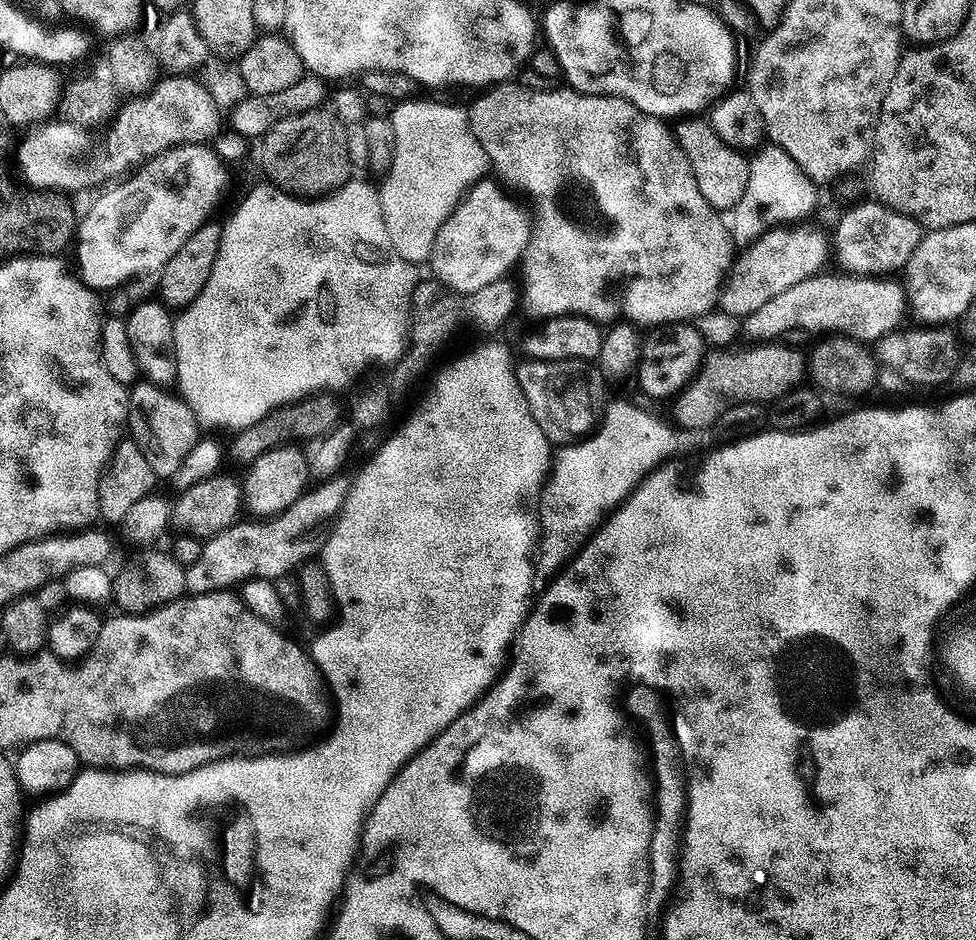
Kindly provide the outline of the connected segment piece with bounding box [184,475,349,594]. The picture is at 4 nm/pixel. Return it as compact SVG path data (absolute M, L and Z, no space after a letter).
M343 475L334 476L330 480L323 481L309 490L305 490L289 508L282 510L277 516L270 516L261 519L259 522L252 522L256 524L235 522L216 536L205 539L198 562L185 567L185 589L192 594L222 592L235 589L246 580L270 580L275 582L282 576L295 573L301 564L311 561L315 557L312 556L315 552L317 555L321 551L326 529L340 515L340 508L344 504L349 486L349 481L344 479Z

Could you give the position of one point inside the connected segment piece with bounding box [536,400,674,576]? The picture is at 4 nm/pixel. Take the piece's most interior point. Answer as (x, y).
(589, 479)

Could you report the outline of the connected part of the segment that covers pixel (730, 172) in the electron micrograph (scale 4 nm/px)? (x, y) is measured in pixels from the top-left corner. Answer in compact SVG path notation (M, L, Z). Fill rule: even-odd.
M684 118L675 125L674 135L680 148L686 154L694 170L694 182L702 190L702 198L717 210L731 210L745 193L747 179L750 178L749 157L726 146L718 134L714 134L711 123L704 118Z

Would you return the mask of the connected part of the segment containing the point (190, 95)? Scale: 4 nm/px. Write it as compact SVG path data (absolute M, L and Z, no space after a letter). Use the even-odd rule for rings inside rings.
M183 74L169 75L166 78L168 80L157 79L151 92L129 99L119 109L112 148L114 160L104 150L102 143L96 142L92 146L92 157L87 161L89 187L95 188L98 184L107 183L106 174L113 168L114 161L132 170L158 153L179 144L208 144L215 141L222 132L222 109L207 92L204 83L192 78L191 75Z

